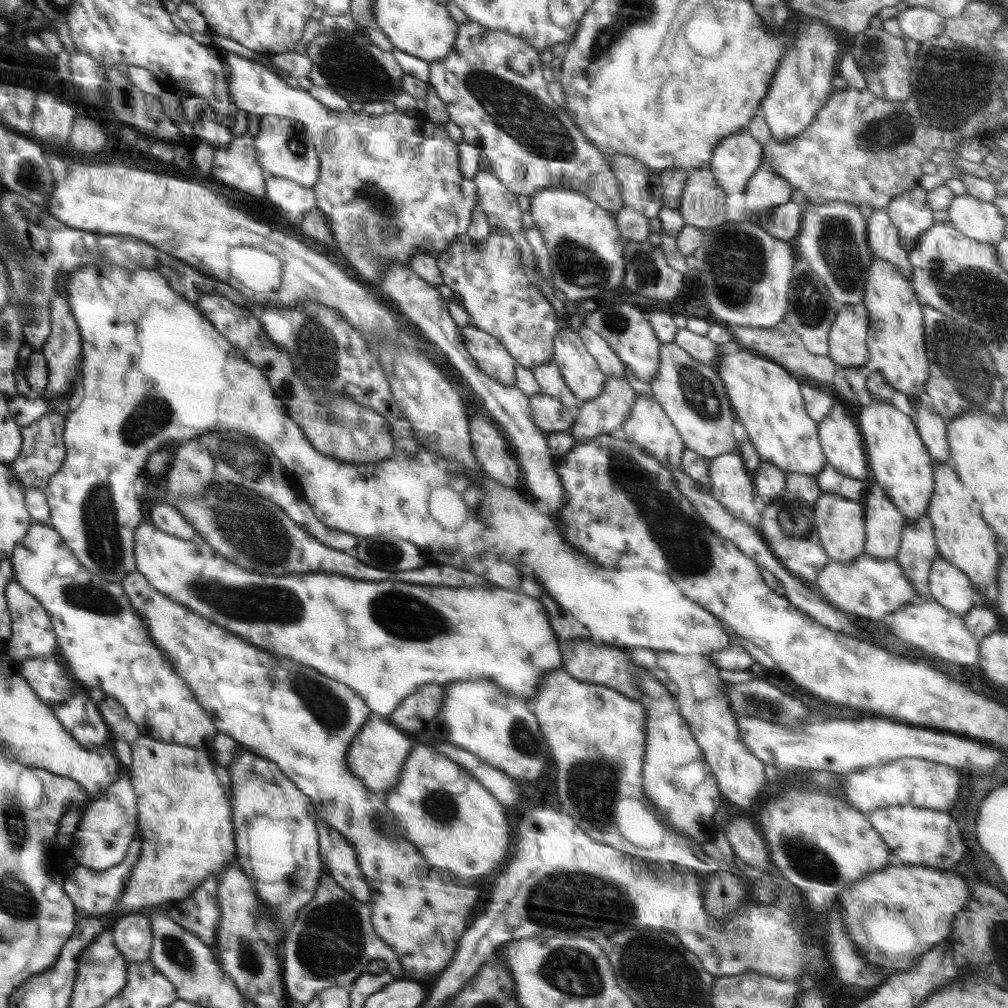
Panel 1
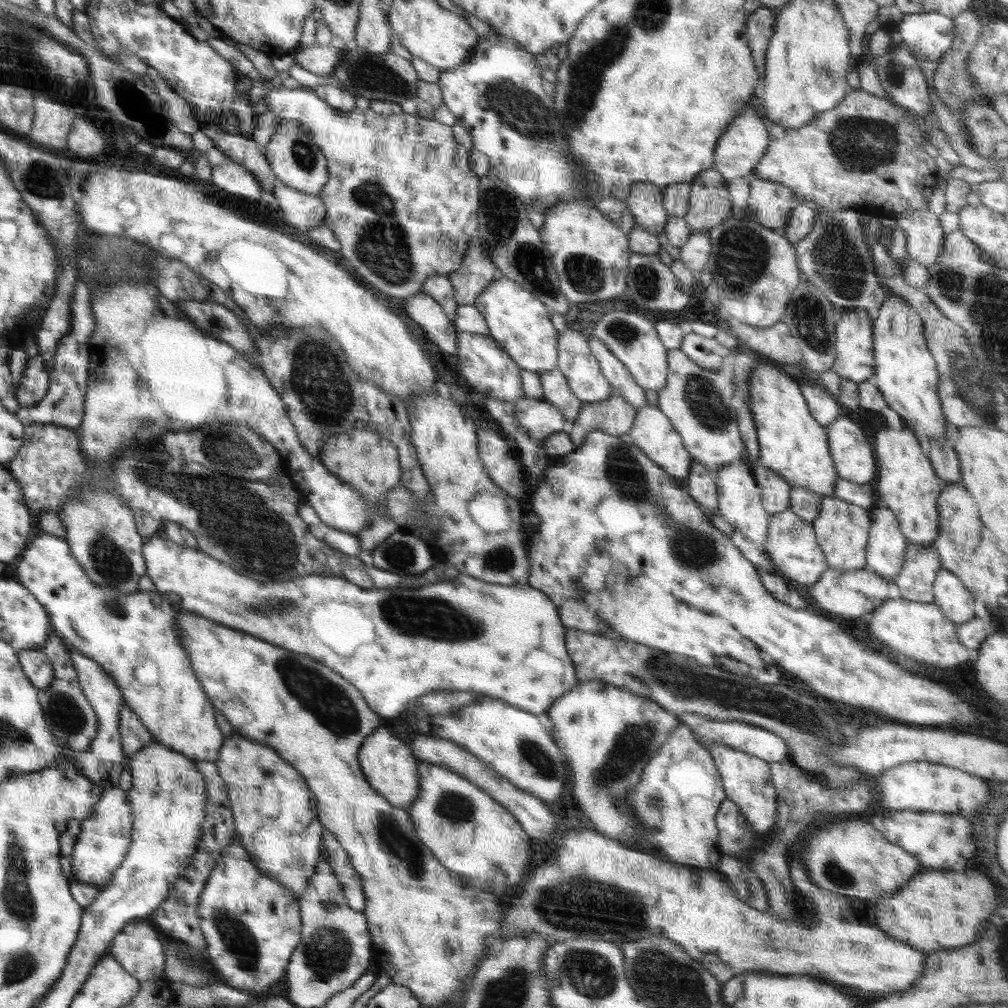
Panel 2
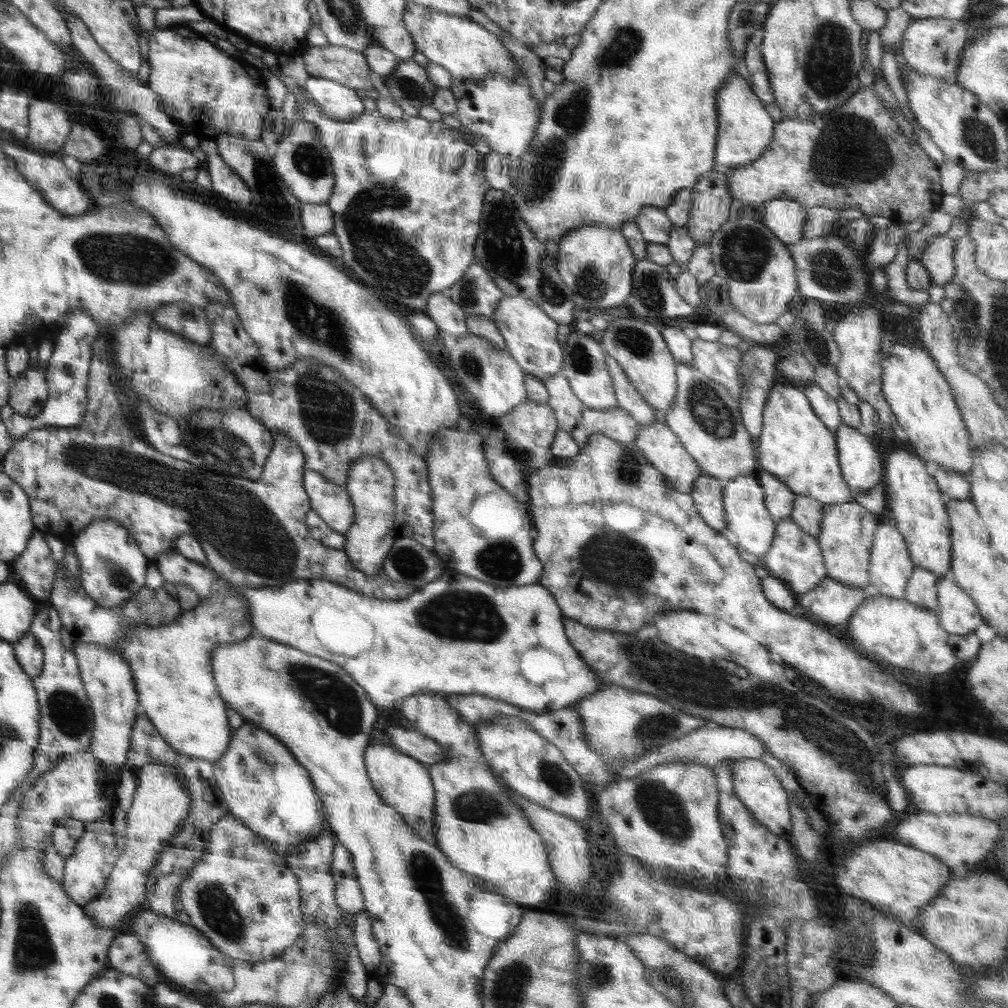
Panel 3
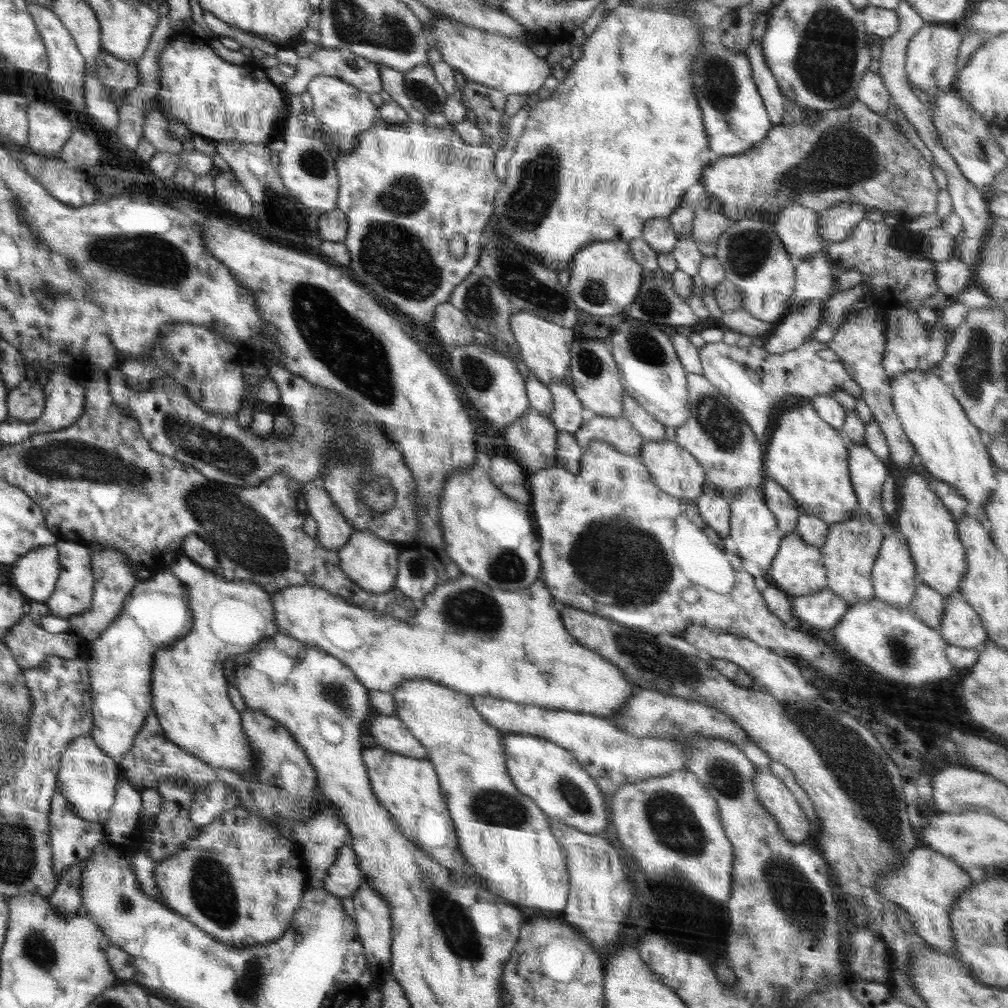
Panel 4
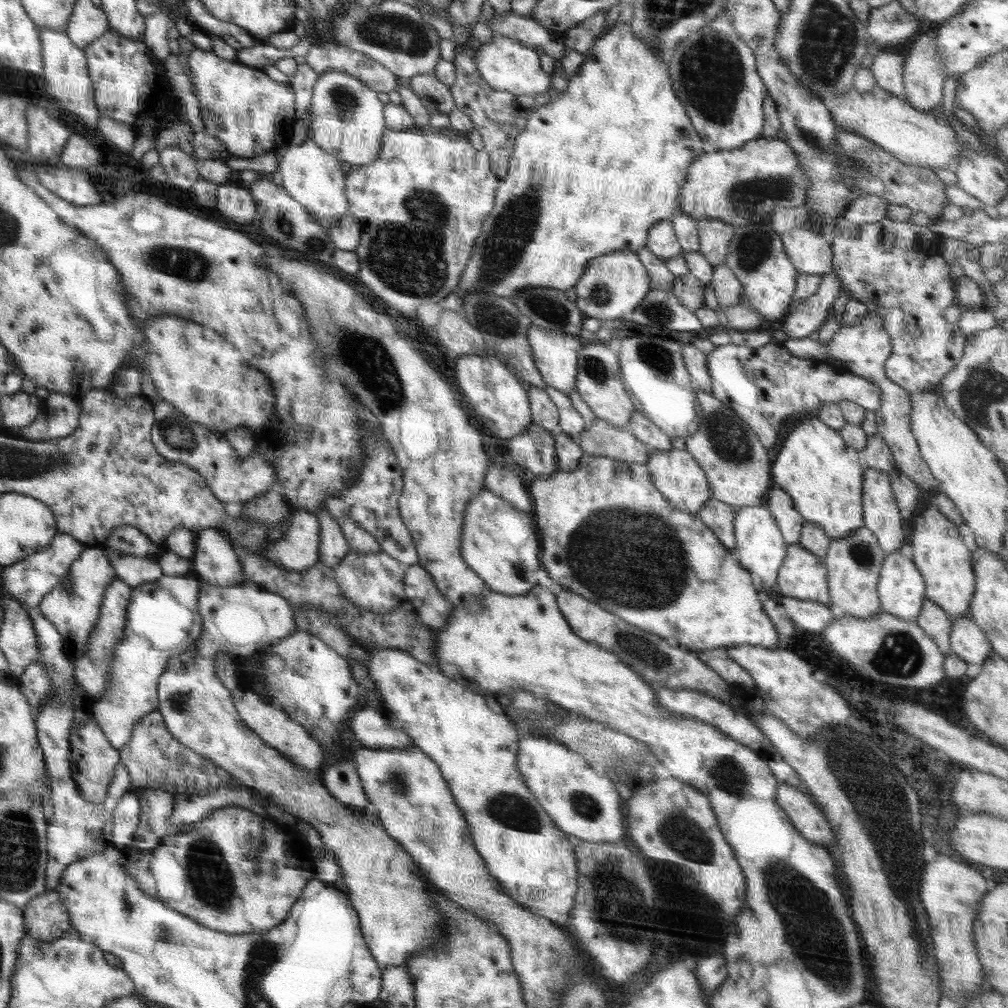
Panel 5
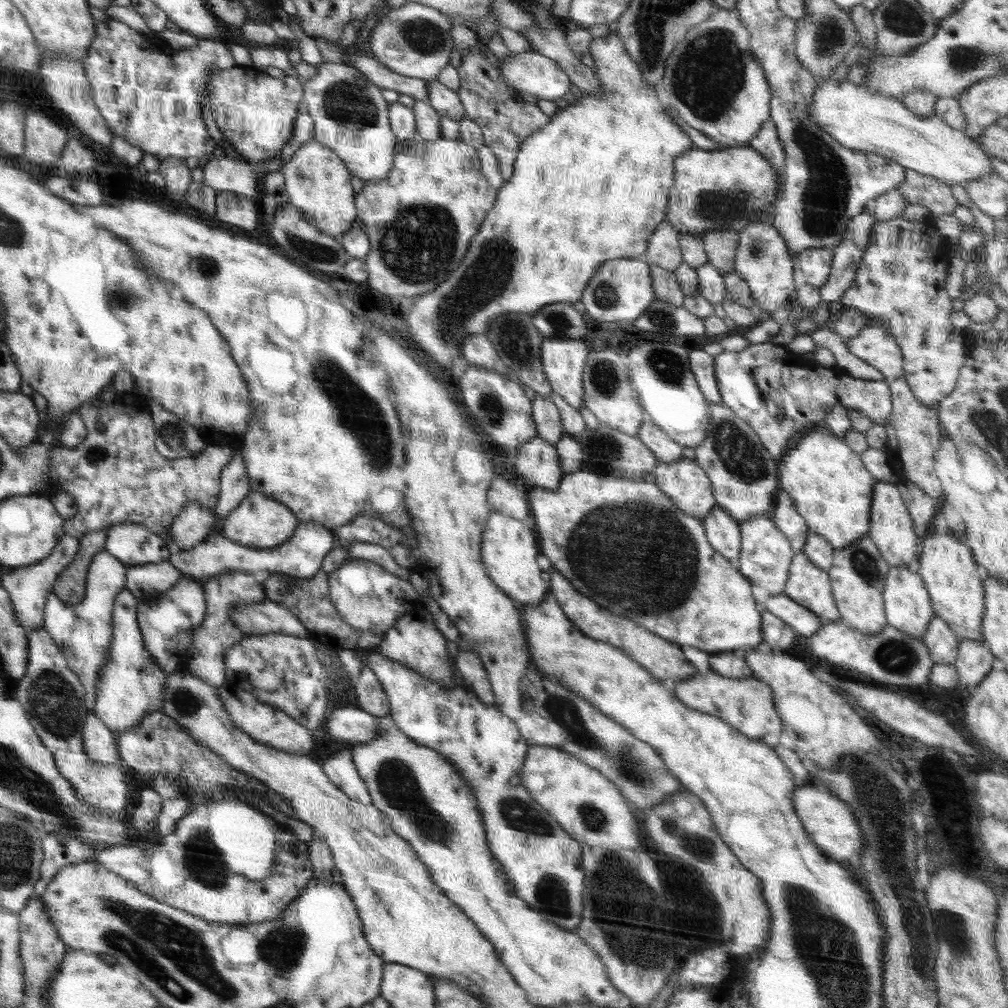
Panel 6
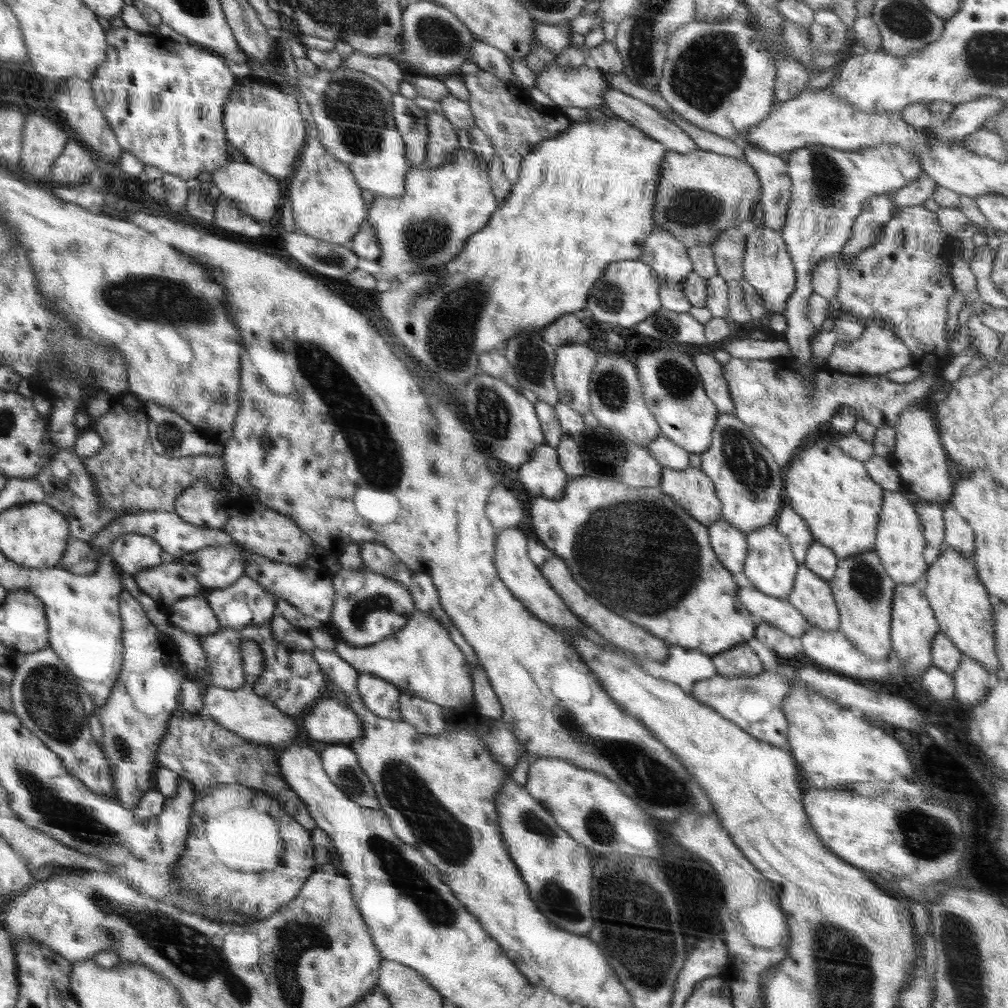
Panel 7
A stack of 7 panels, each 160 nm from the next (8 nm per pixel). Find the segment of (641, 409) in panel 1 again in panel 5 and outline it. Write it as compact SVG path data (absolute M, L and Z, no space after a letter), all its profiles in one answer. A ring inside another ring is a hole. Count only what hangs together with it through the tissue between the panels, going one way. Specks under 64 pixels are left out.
M672 449L652 452L644 464L647 466L656 488L674 508L697 513L712 496L706 474L702 471L698 462L694 460L694 457L686 450Z

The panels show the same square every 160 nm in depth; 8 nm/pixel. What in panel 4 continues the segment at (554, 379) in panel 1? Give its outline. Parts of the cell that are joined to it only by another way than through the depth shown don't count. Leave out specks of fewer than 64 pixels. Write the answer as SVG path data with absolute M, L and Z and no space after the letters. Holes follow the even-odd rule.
M564 381L547 384L553 398L553 410L549 417L558 432L576 433L587 419L580 399L573 387Z

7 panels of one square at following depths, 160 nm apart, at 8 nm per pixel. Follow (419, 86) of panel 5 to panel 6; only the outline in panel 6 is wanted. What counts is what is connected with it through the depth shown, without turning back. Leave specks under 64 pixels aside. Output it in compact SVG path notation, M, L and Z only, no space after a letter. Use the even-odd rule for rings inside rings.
M436 79L429 80L427 83L428 103L434 107L440 117L459 122L465 116L465 110L457 91L444 86Z

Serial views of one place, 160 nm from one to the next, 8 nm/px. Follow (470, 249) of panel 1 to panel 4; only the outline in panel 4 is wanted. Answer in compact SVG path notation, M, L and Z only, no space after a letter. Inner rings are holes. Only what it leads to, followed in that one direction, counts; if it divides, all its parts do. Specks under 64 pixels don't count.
M515 310L509 318L509 325L519 348L519 356L523 361L523 367L536 379L545 385L551 382L563 381L564 374L569 371L571 356L570 349L573 340L580 334L574 329L567 329L548 322L536 314L527 310Z

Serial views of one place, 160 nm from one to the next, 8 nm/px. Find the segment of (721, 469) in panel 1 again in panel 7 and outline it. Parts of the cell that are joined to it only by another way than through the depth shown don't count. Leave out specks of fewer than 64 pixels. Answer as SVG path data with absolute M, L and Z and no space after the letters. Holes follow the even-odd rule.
M773 525L763 526L745 535L748 554L743 566L744 576L752 582L754 589L770 595L786 599L794 586L794 579L799 562L791 552L789 540L777 531Z

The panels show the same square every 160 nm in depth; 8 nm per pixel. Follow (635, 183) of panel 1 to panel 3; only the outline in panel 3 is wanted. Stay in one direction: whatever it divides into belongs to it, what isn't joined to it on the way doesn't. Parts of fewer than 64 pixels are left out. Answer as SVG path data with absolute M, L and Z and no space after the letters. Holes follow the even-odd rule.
M646 206L637 214L635 223L647 242L666 244L670 231L674 228L673 222L667 217L664 209Z

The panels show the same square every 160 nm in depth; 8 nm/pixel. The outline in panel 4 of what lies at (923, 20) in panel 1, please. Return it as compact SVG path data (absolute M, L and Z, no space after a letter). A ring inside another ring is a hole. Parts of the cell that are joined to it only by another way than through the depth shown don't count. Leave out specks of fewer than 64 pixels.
M927 23L910 39L905 55L907 79L910 85L926 92L928 96L938 96L955 87L958 72L956 56L963 35L956 26L948 28L941 23Z

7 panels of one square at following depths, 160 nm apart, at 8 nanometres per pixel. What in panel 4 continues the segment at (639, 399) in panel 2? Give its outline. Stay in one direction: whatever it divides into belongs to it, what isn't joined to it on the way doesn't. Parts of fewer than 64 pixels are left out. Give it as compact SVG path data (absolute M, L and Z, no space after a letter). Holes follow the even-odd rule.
M626 392L622 397L623 417L630 422L632 428L647 441L660 442L665 437L665 426L656 421L648 411L641 408L638 403Z

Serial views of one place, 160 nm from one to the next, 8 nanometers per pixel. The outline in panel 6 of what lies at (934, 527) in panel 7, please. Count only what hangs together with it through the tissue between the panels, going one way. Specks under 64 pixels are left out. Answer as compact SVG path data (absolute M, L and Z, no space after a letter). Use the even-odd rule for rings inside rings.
M895 479L893 482L896 484L912 517L914 532L920 540L924 540L930 534L930 526L932 526L930 520L935 518L934 514L938 510L938 501L934 497L928 496L910 481L902 484L902 482L897 483L898 480Z

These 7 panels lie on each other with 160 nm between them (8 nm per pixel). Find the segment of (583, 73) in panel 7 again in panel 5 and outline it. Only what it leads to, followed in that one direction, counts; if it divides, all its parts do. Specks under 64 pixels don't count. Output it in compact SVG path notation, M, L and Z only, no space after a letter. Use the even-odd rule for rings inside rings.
M493 35L492 42L482 43L473 57L482 79L496 90L508 91L515 95L535 96L541 92L548 92L548 86L552 85L552 76L542 70L540 55L536 50L506 36Z

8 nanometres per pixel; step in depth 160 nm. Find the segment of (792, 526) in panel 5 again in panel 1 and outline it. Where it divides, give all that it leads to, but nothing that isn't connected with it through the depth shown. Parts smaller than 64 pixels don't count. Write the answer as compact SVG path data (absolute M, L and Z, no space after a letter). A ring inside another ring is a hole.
M761 461L752 476L753 485L755 486L754 495L760 496L766 506L770 506L777 496L786 489L785 470L779 469L768 462Z

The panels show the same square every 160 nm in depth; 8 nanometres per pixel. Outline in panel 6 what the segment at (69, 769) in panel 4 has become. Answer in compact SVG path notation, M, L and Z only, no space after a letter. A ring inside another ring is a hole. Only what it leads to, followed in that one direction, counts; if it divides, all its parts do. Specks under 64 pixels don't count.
M89 714L85 726L82 727L82 733L89 758L106 764L121 764L121 756L118 756L114 742L115 736L112 736L109 727L96 714Z

